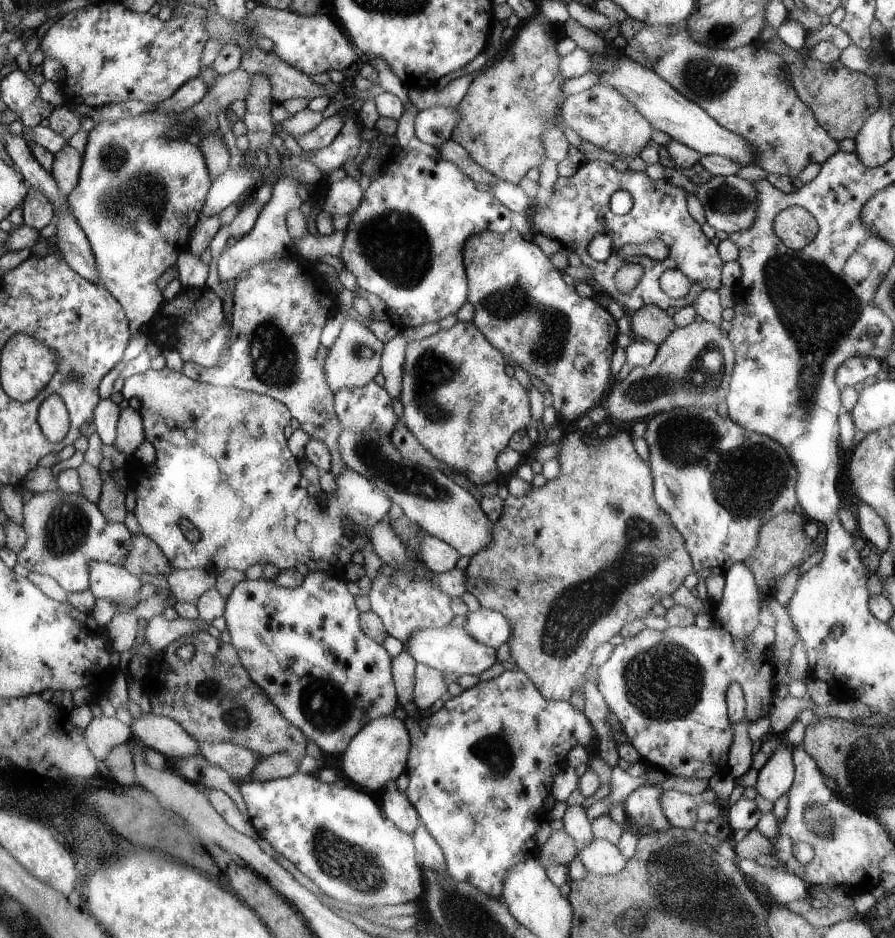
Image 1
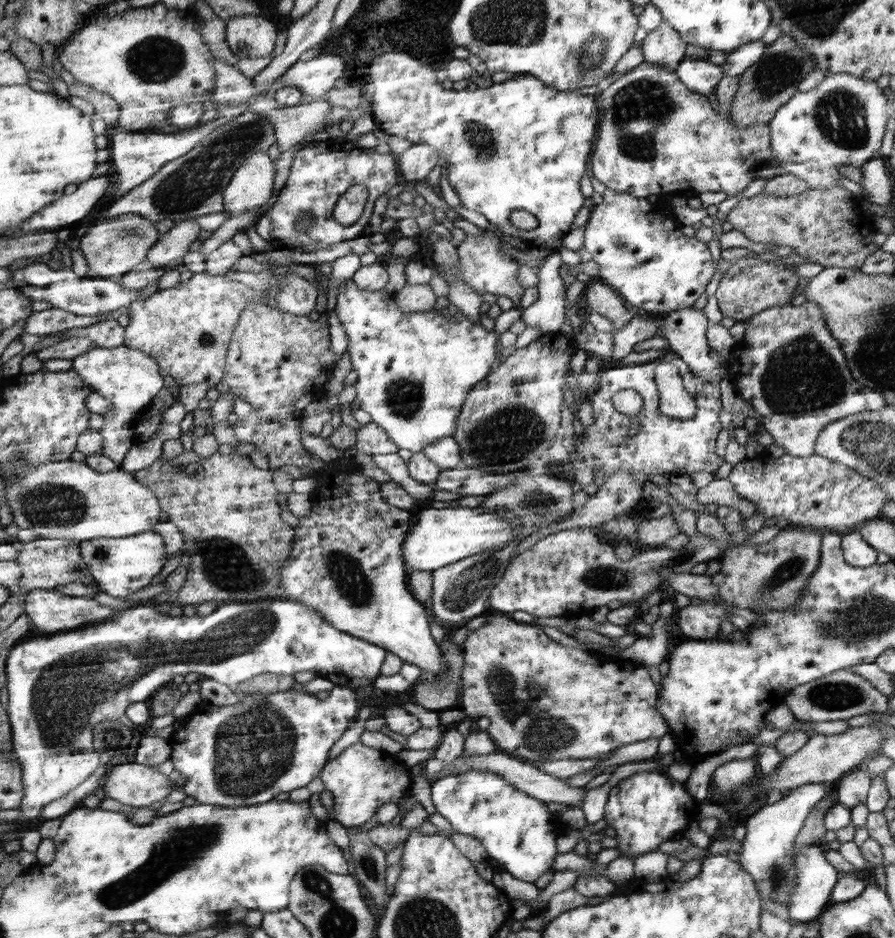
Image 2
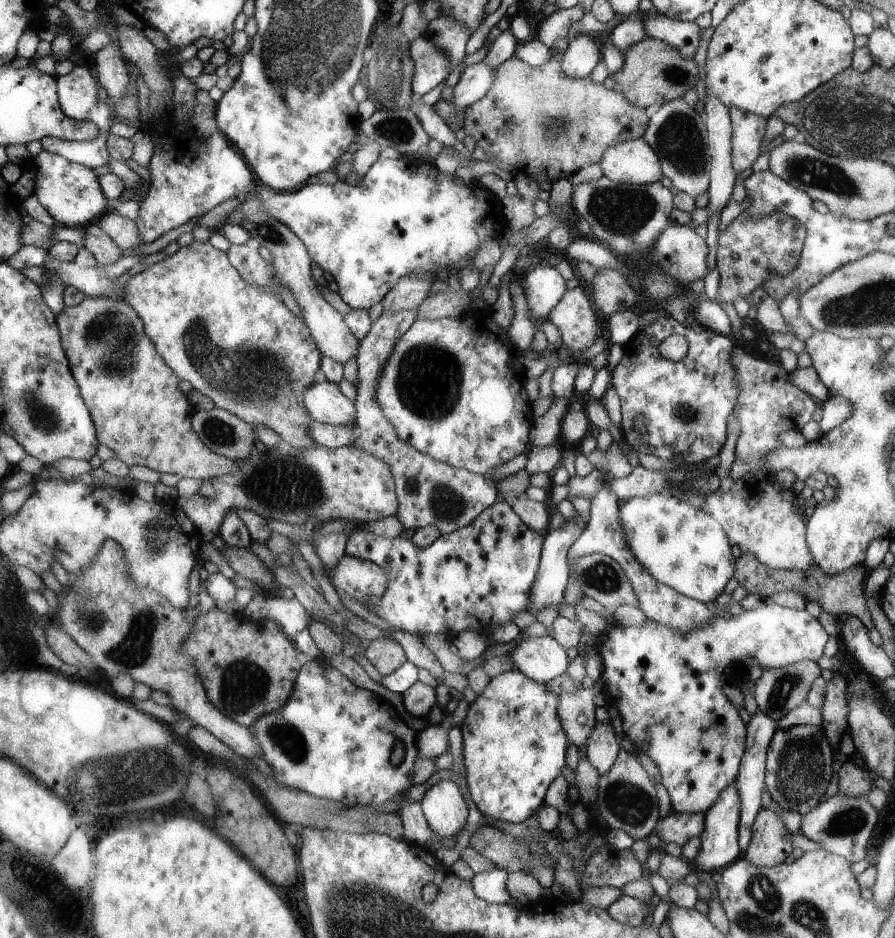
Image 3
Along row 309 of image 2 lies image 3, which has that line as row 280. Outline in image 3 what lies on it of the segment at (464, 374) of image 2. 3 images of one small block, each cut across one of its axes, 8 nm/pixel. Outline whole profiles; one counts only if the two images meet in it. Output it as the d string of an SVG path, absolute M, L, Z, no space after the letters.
M380 158L372 167L366 172L363 177L362 183L356 185L347 184L345 181L338 180L333 186L326 184L305 184L298 188L297 191L289 192L277 192L271 189L263 188L261 198L261 210L269 215L273 220L284 224L290 231L299 237L299 240L305 245L306 251L310 256L310 259L318 264L318 266L324 271L329 273L334 279L335 284L340 287L339 294L342 297L344 303L350 305L350 307L359 310L368 311L372 306L376 305L381 300L384 300L387 295L395 287L398 282L406 275L414 275L417 272L429 271L436 274L438 268L445 267L449 270L450 266L454 266L457 270L457 276L459 272L465 267L469 266L469 262L472 263L476 254L476 249L480 242L486 238L500 239L502 234L506 231L506 223L504 216L502 215L501 200L495 195L488 192L480 183L472 183L469 185L464 184L462 180L454 181L450 179L446 174L443 174L436 166L430 164L426 160L407 160L404 158L398 158L397 160L390 160Z

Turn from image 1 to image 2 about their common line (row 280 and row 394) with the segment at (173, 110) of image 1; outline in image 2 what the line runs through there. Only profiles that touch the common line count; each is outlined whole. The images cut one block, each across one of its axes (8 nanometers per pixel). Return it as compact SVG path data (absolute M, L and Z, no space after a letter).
M122 345L118 348L92 347L76 356L71 368L86 380L91 390L111 402L111 411L102 414L105 418L100 430L103 436L102 455L121 465L131 445L140 443L135 435L140 409L150 404L150 400L164 388L160 365L148 353Z

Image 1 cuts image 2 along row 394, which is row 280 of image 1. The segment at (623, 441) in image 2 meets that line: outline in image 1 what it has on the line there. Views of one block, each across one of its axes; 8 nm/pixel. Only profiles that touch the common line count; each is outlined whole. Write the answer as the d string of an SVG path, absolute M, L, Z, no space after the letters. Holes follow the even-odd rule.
M586 160L578 166L576 173L573 176L558 177L558 180L554 183L551 199L548 205L543 206L540 203L537 203L535 198L532 198L534 204L532 204L532 209L530 209L527 216L530 219L533 233L541 233L545 236L550 236L549 238L557 240L562 248L570 254L578 254L583 264L592 270L589 282L593 287L616 301L627 313L629 310L640 310L640 308L646 305L656 305L666 311L669 306L681 309L682 307L693 305L697 302L698 295L701 295L702 291L717 291L720 288L720 272L722 272L724 261L721 259L721 256L718 256L716 246L714 246L714 244L704 236L704 232L700 230L700 224L694 222L694 218L688 214L688 210L686 210L686 195L688 195L688 193L684 192L680 186L676 186L666 181L664 178L653 180L650 179L644 171L633 171L631 169L616 171L616 168L604 161ZM568 184L576 188L578 193L575 198L568 199L560 193L560 190ZM617 190L628 190L632 195L633 206L627 214L617 215L610 211L610 196L612 196ZM598 234L609 234L612 236L612 256L604 261L596 261L592 259L588 255L586 249L588 243L594 238L594 236L598 236ZM651 240L662 240L662 242L668 247L668 256L664 260L657 261L644 256L629 257L622 260L616 256L618 250L623 246L626 246L626 244L638 244L650 242ZM628 263L639 264L644 269L644 272L638 286L629 293L622 294L621 292L618 292L618 289L616 288L614 275L622 265ZM668 269L681 270L690 279L691 289L688 291L686 297L673 299L667 294L664 294L664 291L659 285L659 278L660 275Z

